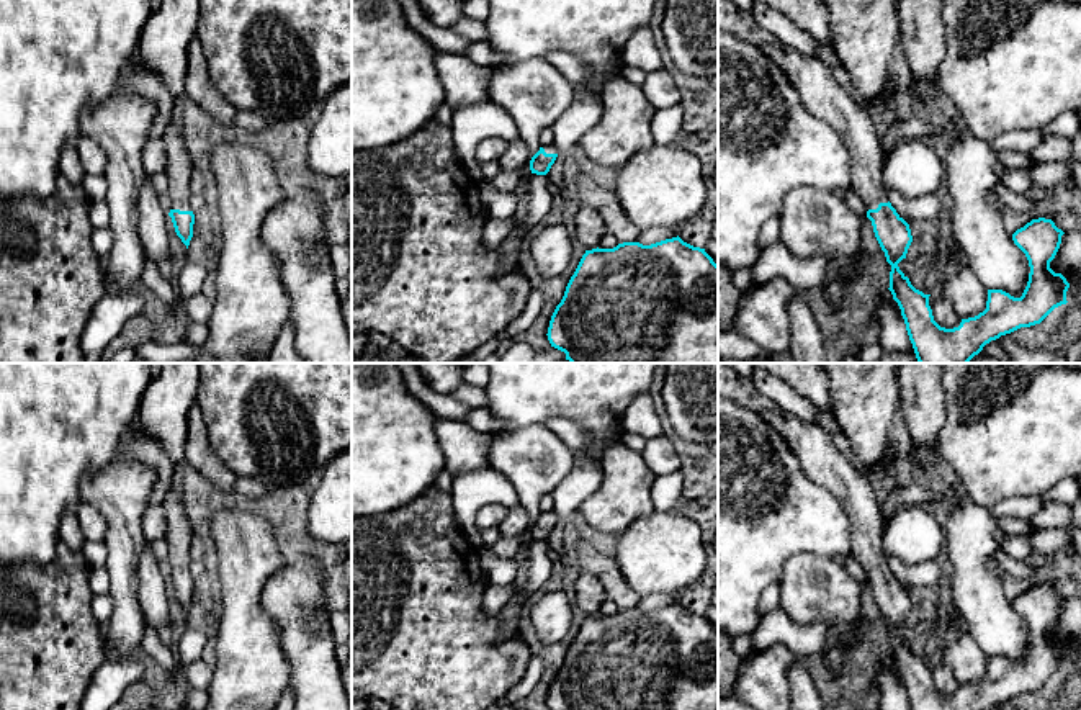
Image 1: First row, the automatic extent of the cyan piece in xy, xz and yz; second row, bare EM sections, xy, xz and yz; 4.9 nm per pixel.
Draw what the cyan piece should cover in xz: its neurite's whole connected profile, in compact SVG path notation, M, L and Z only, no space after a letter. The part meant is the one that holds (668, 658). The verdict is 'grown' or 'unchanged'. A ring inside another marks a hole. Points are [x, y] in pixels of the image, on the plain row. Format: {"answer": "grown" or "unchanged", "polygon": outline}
{"answer": "unchanged", "polygon": "M679 602L651 612L623 609L613 615L585 617L551 682L546 702L549 710L718 710L718 631L705 615L693 613Z"}

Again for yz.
{"answer": "grown", "polygon": "M718 363L718 396L733 399L777 429L798 456L806 478L842 506L852 524L850 555L865 569L875 604L891 631L888 656L901 676L911 710L989 710L1020 694L1040 690L1055 674L1068 669L1070 649L1050 635L1065 599L1052 586L1038 584L1012 600L1030 633L1022 663L988 656L983 679L962 685L958 694L940 694L929 672L931 661L916 656L898 633L906 625L913 602L909 591L888 568L880 519L881 494L870 478L852 466L824 429L787 412L754 386L752 376L738 375L728 363Z"}

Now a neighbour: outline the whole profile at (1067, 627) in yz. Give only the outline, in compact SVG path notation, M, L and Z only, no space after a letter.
M1068 597L1061 602L1060 615L1050 628L1055 640L1061 640L1070 654L1066 658L1066 671L1078 671L1076 649L1081 653L1081 597Z

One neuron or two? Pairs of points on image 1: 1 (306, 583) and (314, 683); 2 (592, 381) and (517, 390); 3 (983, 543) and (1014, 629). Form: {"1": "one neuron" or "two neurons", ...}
{"1": "one neuron", "2": "one neuron", "3": "one neuron"}

